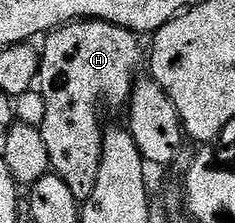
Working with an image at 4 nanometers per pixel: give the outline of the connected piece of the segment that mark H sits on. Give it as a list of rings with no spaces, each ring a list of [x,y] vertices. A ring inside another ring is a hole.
[[[80,20],[69,22],[52,30],[42,39],[37,89],[45,100],[45,120],[42,124],[45,149],[49,152],[51,170],[73,191],[80,204],[93,196],[93,184],[97,184],[97,168],[101,168],[104,127],[99,126],[99,101],[126,103],[136,84],[139,65],[144,65],[145,50],[139,47],[140,35],[108,22]]]

